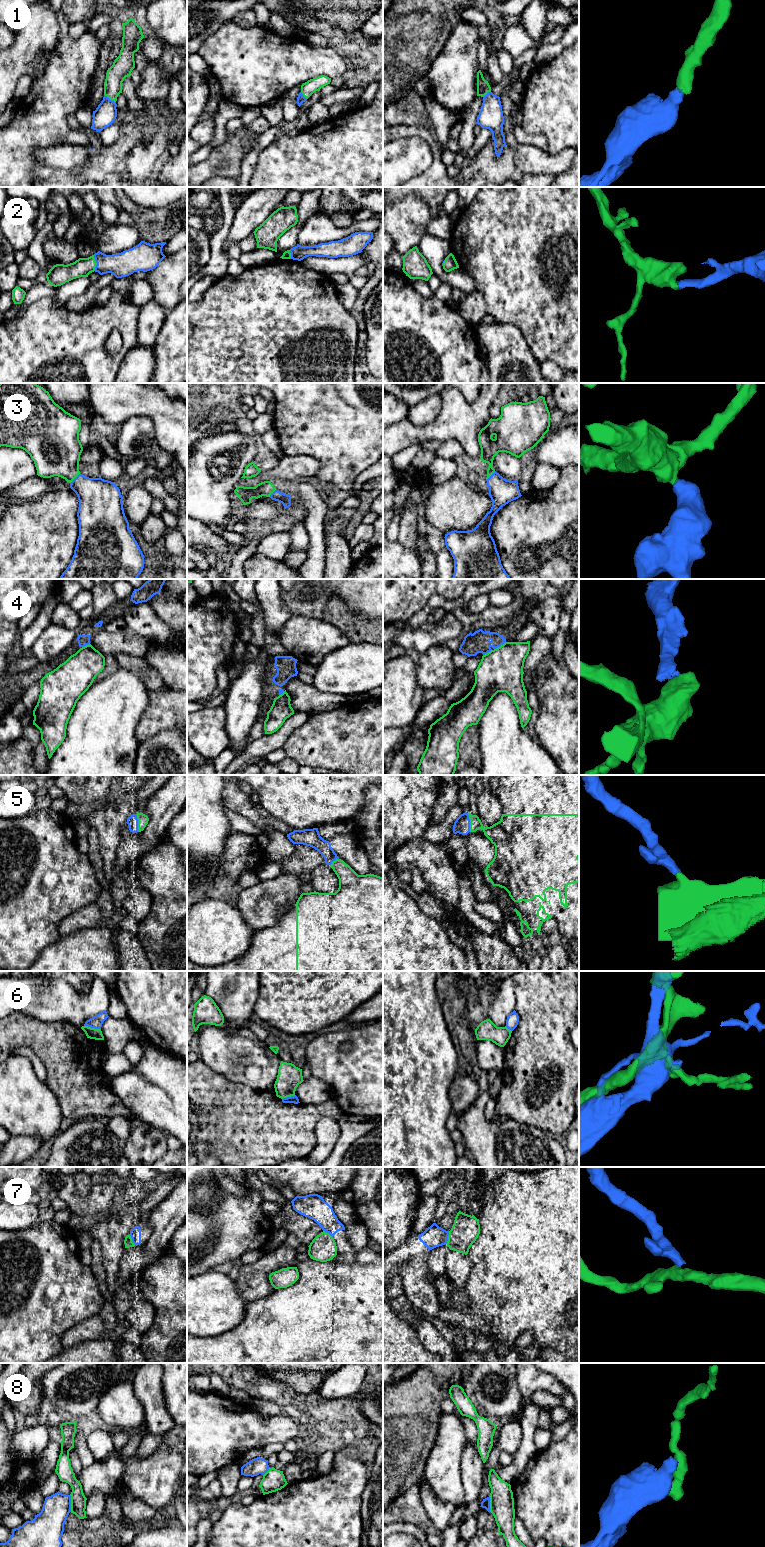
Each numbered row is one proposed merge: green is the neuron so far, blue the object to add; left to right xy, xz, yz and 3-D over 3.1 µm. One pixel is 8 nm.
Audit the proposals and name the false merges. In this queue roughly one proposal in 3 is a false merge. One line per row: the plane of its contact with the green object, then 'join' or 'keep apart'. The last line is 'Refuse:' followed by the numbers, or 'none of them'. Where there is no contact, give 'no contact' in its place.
1: meets green in xy; join
2: meets green in xy; join
3: meets green in xy; join
4: meets green in yz; keep apart
5: meets green in yz; join
6: meets green in xy; keep apart
7: meets green in yz; keep apart
8: meets green in xy; keep apart
Refuse: 4, 6, 7, 8

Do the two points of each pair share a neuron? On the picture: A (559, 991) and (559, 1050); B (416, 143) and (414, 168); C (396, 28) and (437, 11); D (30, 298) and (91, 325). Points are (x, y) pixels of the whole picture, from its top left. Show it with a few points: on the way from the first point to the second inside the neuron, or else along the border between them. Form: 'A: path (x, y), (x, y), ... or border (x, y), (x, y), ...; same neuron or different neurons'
A: path (559, 1006), (559, 1035); same neuron
B: path (416, 149), (416, 162); same neuron
C: path (406, 28), (414, 28), (427, 15); same neuron
D: border (51, 298), (40, 298), (26, 305), (19, 316); different neurons

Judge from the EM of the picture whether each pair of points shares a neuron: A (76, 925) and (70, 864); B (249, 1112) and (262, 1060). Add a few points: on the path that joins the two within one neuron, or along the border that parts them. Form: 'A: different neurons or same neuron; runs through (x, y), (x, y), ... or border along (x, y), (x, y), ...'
A: different neurons; border along (94, 901), (70, 913), (60, 923), (58, 928)
B: different neurons; border along (233, 1081), (256, 1089), (266, 1090)

